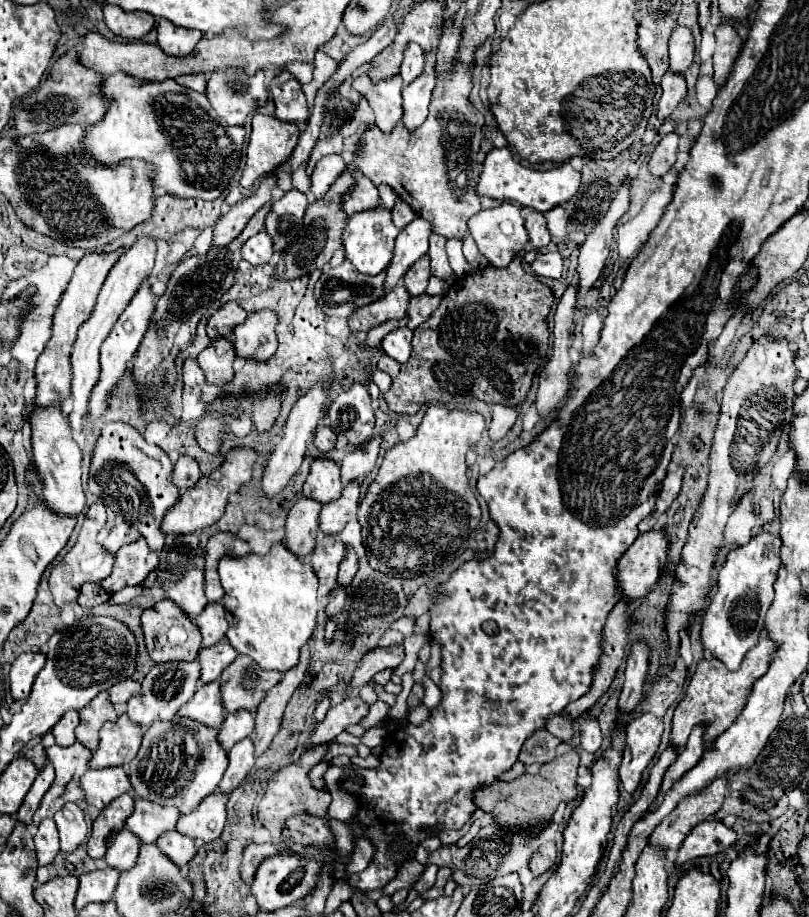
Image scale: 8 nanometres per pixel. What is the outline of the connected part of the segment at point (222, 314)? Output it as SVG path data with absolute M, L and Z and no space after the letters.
M226 302L220 306L206 322L206 334L210 340L216 340L220 336L232 338L234 326L242 324L246 320L246 312L236 302Z

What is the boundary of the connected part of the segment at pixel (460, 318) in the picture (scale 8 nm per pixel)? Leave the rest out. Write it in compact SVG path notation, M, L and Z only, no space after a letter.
M516 256L508 268L498 270L494 266L486 266L484 270L474 270L472 274L460 278L442 296L438 310L414 330L414 350L410 360L406 364L398 364L386 354L380 358L378 368L392 378L390 390L384 392L388 408L396 414L416 414L426 402L434 400L458 406L470 406L474 400L484 400L490 406L504 404L518 408L524 402L544 358L538 352L538 346L550 338L546 316L552 302L552 290L522 268L520 256Z

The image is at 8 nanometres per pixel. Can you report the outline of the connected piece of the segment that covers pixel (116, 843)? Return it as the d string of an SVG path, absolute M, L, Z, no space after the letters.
M122 828L108 842L108 850L104 854L106 864L120 872L126 872L126 870L130 870L130 866L136 864L138 848L140 848L138 838L134 838L134 834L130 834L130 830Z

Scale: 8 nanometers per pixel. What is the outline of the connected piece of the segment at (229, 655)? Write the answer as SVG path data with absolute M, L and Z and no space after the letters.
M218 642L218 646L210 646L210 648L202 648L198 654L198 660L202 664L202 680L204 682L212 682L216 680L222 670L234 662L234 658L238 656L238 652L232 650L230 642Z

